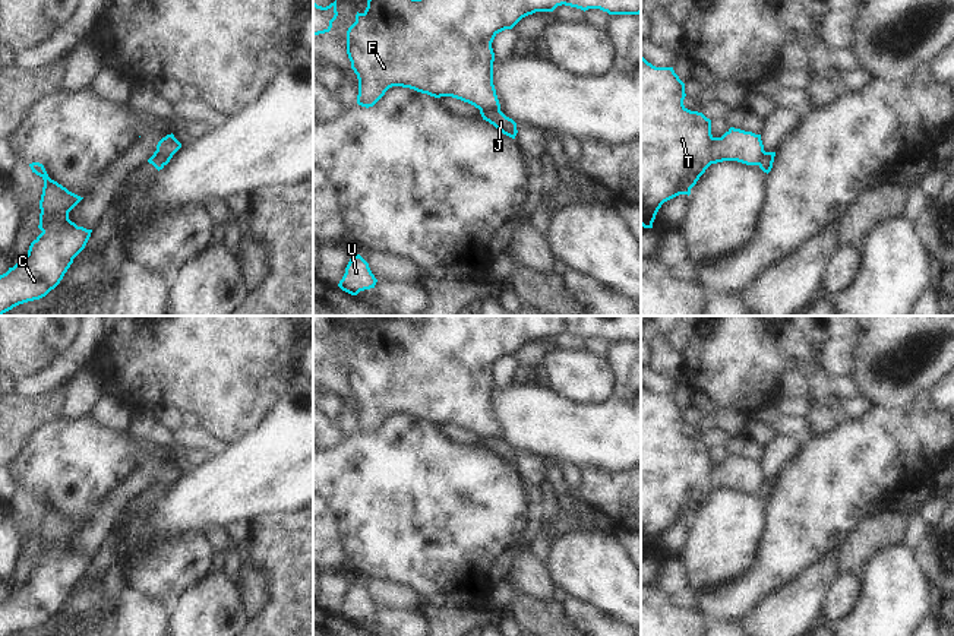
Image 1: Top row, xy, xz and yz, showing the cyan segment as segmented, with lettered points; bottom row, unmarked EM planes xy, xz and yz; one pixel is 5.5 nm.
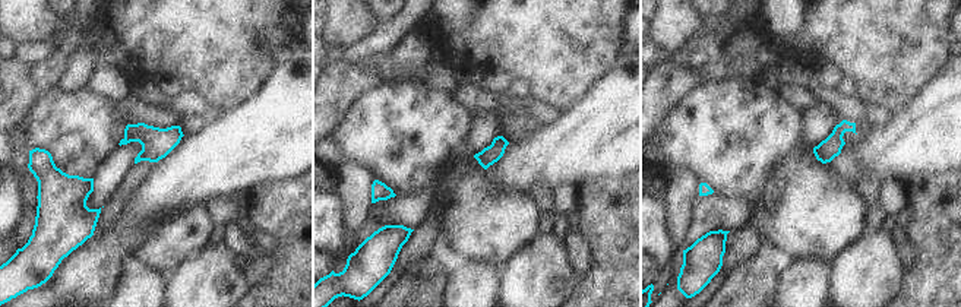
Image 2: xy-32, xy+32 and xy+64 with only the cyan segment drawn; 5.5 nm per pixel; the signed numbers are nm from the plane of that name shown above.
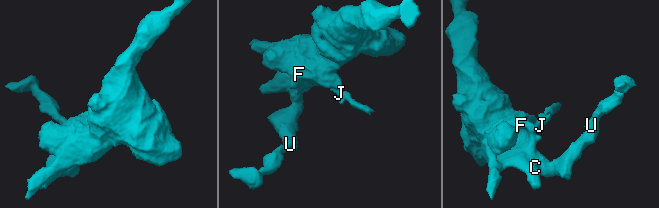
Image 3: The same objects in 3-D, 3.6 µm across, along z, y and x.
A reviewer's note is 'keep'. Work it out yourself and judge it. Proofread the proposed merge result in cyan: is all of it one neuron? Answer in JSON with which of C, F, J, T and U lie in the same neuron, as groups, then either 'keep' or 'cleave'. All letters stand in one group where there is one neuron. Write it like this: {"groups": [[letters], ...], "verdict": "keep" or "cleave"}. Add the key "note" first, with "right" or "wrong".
{"note": "wrong", "groups": [["C", "F", "T", "U"], ["J"]], "verdict": "cleave"}

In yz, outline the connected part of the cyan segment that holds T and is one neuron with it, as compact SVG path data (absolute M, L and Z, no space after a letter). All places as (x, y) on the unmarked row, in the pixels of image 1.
M641 382L641 553L653 556L661 532L679 522L691 522L691 516L711 491L737 488L746 493L759 493L764 482L761 462L730 455L721 465L711 462L711 447L702 440L691 439L683 433L685 411L673 395L656 395Z

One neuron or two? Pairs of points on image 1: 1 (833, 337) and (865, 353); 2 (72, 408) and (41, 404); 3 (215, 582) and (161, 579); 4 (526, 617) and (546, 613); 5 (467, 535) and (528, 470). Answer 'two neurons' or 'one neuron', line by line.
1: two neurons
2: two neurons
3: two neurons
4: one neuron
5: two neurons

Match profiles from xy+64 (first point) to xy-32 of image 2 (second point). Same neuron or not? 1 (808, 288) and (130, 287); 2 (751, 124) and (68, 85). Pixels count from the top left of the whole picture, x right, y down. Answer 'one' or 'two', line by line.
1: one
2: two

